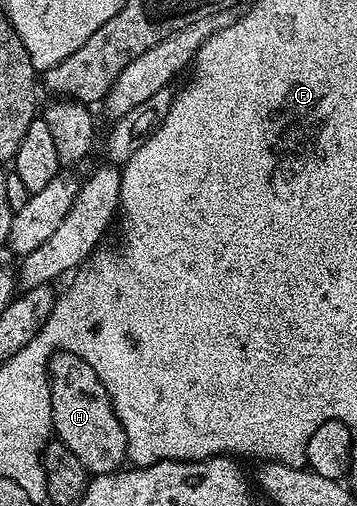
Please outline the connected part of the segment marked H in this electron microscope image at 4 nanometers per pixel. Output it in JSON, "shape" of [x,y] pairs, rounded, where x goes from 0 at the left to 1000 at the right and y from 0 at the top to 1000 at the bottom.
{"shape":[[[162,694],[134,719],[134,745],[151,860],[202,889],[246,935],[289,939],[325,931],[353,911],[356,860],[269,733],[224,704]]]}

